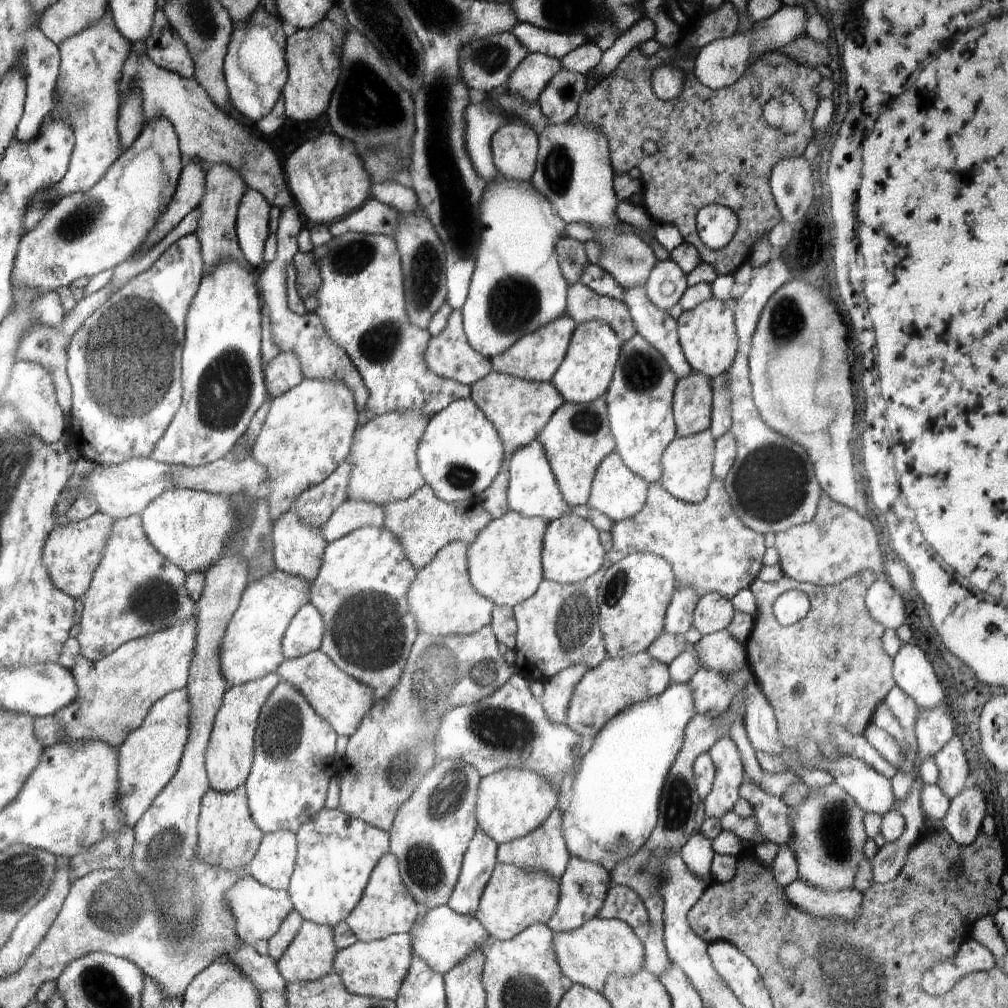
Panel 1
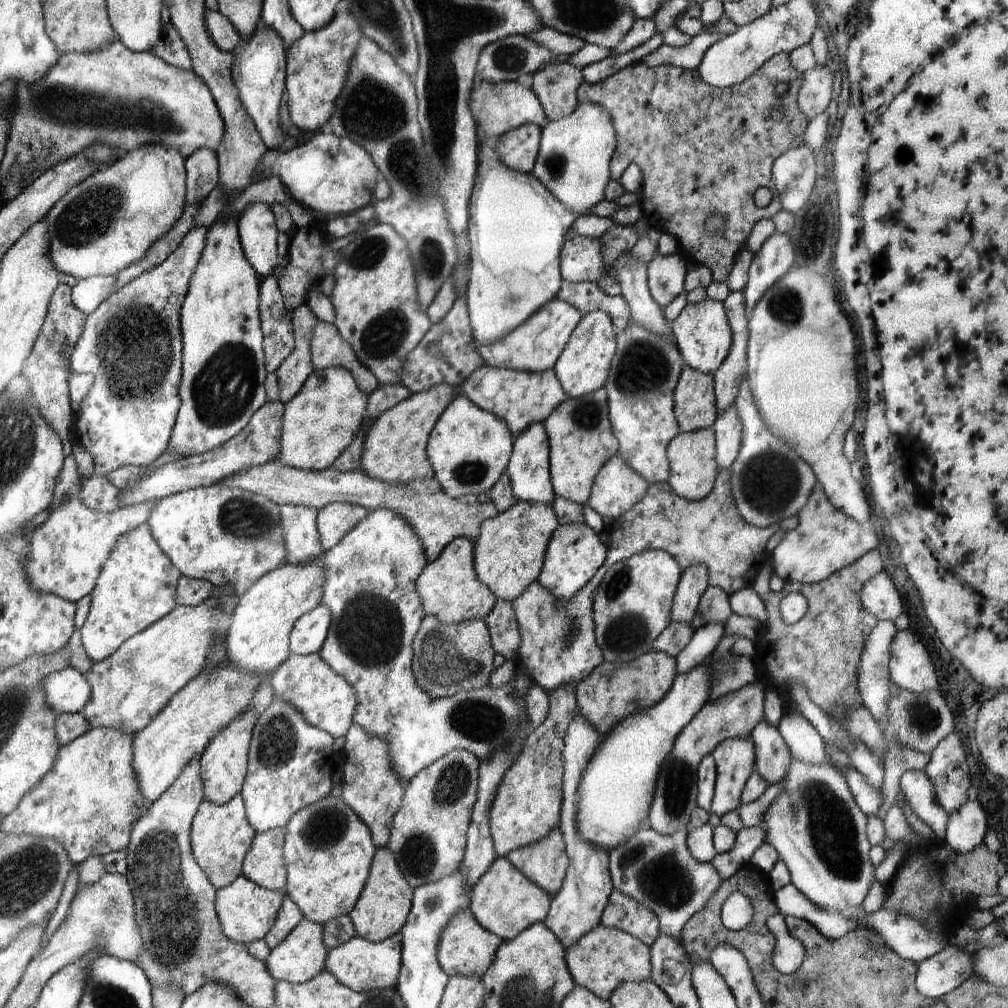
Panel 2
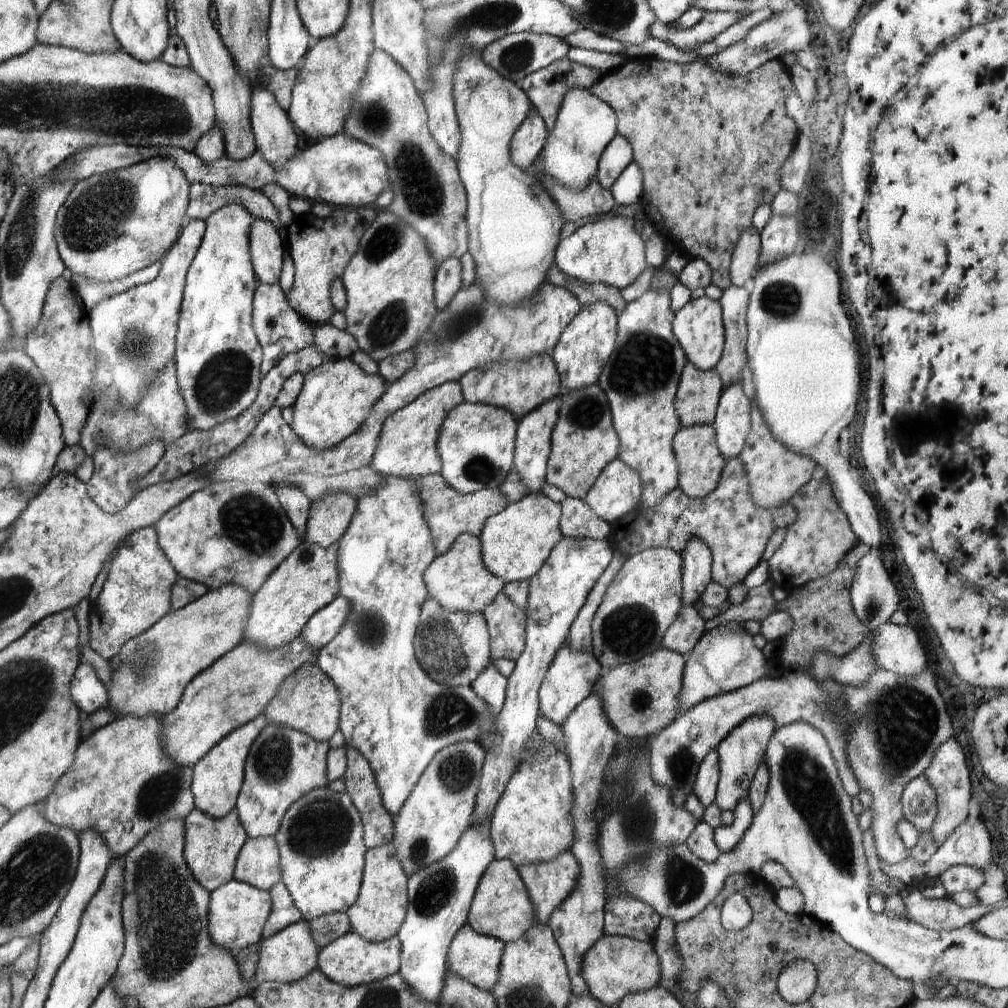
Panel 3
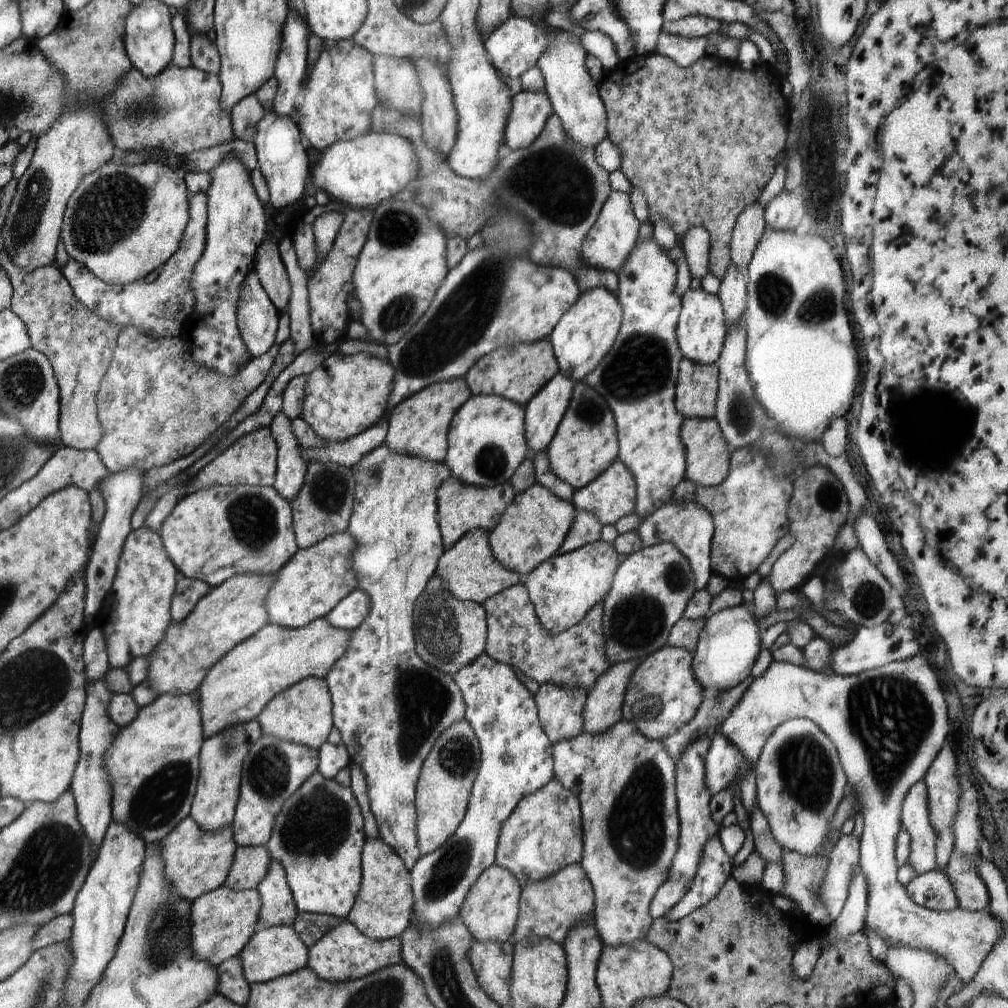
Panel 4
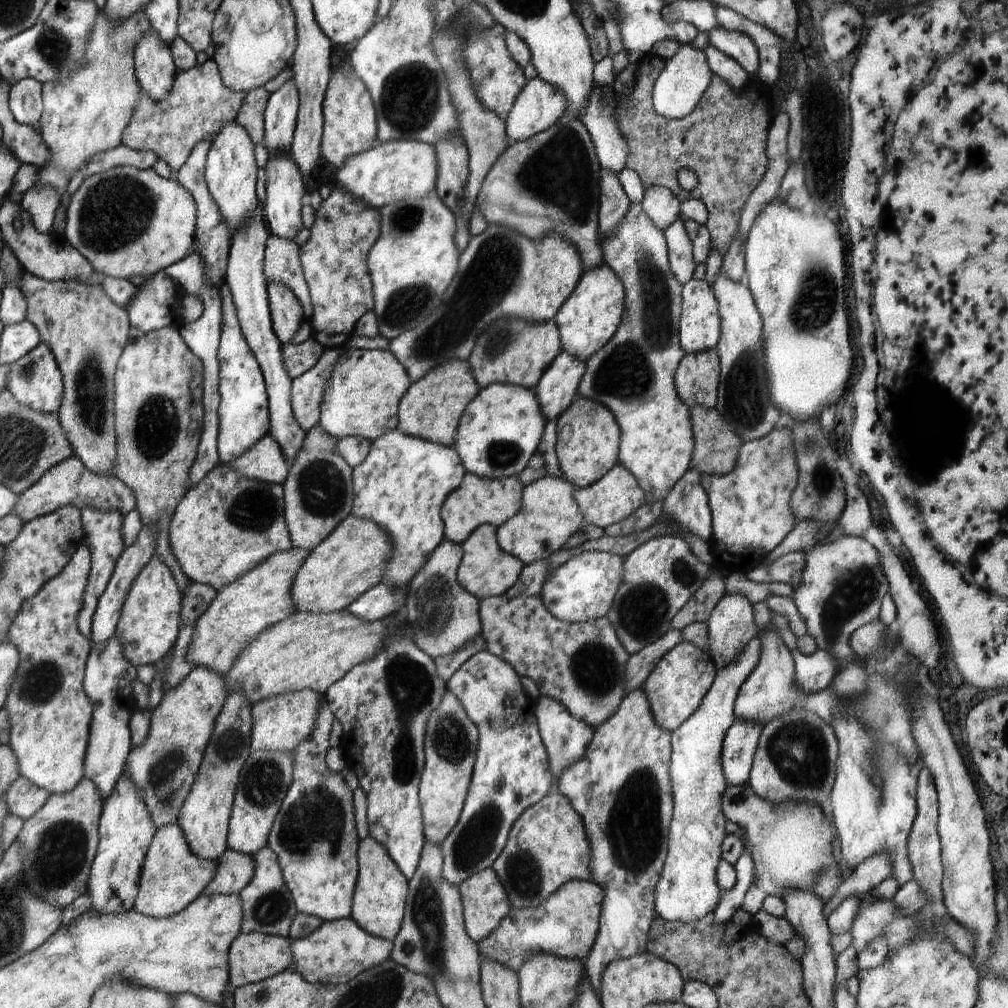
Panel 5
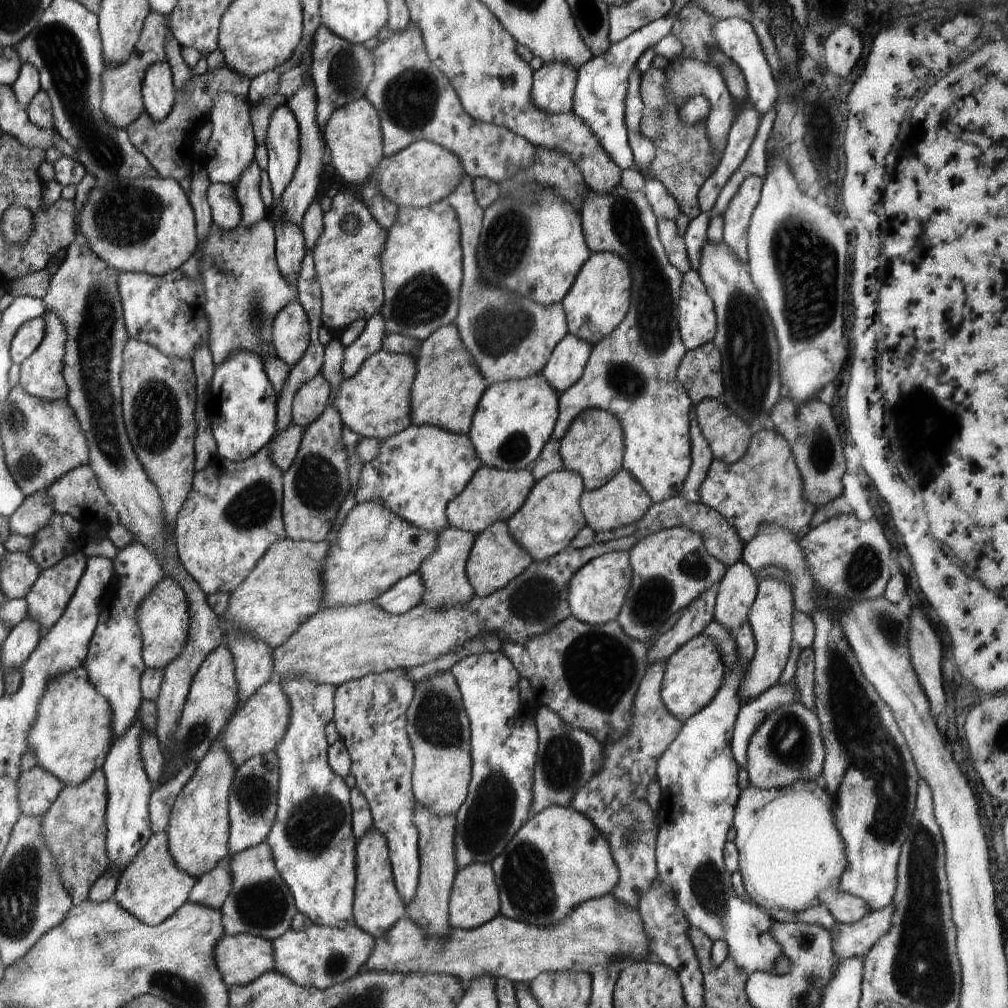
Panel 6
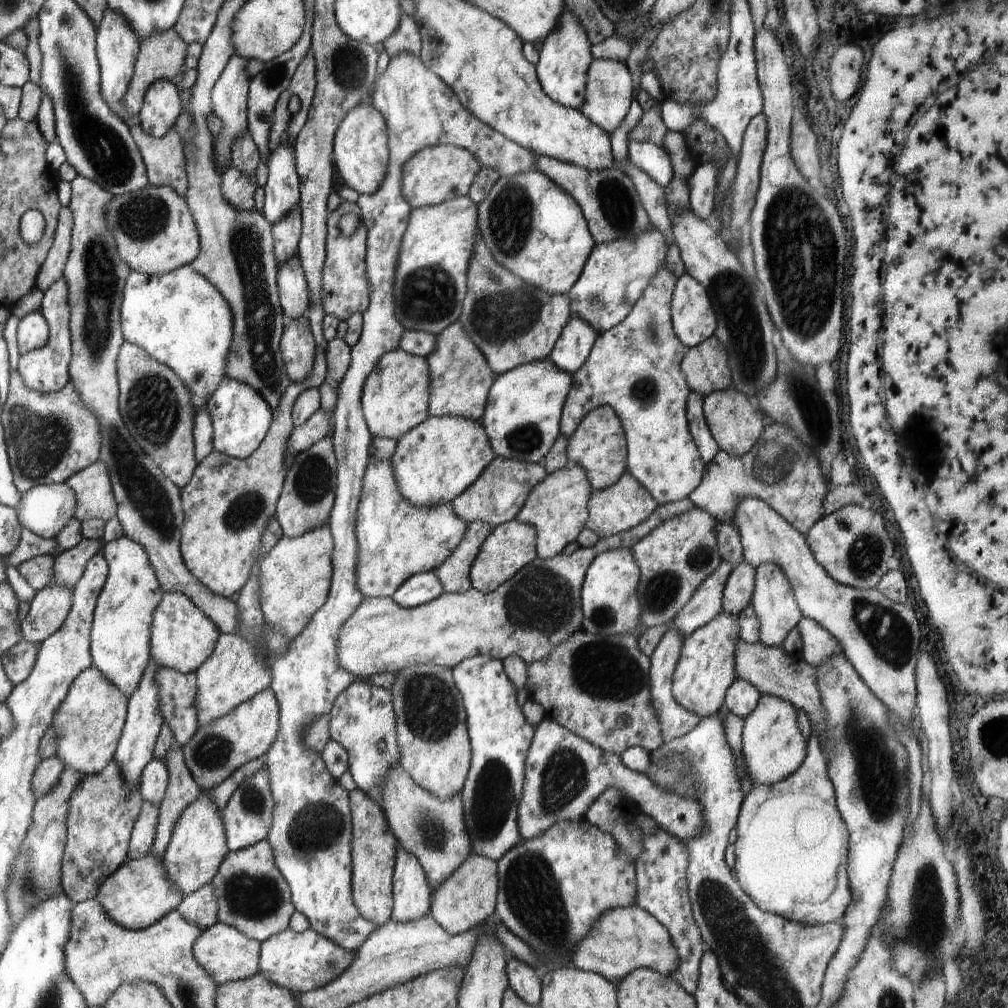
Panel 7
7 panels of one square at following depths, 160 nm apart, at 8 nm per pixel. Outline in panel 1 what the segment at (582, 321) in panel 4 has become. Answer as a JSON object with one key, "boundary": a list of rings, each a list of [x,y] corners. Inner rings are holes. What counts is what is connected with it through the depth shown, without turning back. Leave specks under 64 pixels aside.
{"boundary":[[[590,320],[577,324],[571,337],[568,351],[553,377],[553,384],[563,401],[590,403],[605,396],[620,358],[622,343],[614,330],[601,320]]]}

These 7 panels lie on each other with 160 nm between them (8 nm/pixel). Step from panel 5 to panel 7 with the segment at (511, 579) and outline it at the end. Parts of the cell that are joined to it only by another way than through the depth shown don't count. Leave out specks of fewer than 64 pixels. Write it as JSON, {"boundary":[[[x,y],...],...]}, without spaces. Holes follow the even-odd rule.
{"boundary":[[[512,520],[496,526],[484,542],[470,568],[471,587],[482,594],[492,593],[498,586],[507,582],[524,569],[536,554],[536,531],[528,524]]]}

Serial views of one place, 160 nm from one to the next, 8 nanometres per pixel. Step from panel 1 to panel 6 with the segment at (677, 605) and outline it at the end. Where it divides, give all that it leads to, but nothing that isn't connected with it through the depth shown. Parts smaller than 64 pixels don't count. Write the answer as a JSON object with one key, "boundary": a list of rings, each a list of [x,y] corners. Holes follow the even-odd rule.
{"boundary":[[[695,405],[691,406],[690,416],[691,467],[684,481],[682,496],[691,501],[698,501],[699,488],[701,482],[706,478],[713,459],[713,452],[701,433]]]}

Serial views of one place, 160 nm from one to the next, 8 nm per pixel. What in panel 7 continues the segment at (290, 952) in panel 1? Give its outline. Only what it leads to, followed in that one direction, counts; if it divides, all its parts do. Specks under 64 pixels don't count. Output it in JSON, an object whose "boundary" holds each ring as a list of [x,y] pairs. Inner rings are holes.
{"boundary":[[[215,923],[212,927],[205,929],[203,936],[196,942],[194,948],[195,958],[199,960],[200,966],[207,968],[212,980],[218,985],[224,982],[238,982],[251,978],[260,970],[260,950],[262,944],[244,936],[233,927],[223,923]]]}

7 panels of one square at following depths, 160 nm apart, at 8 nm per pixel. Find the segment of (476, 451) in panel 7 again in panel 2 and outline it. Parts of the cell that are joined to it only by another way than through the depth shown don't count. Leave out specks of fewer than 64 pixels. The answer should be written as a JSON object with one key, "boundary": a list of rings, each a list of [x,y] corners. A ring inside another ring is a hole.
{"boundary":[[[388,509],[370,510],[364,520],[360,520],[336,546],[324,553],[326,582],[321,604],[328,606],[332,622],[319,654],[332,671],[340,674],[356,692],[358,704],[352,716],[352,724],[364,728],[366,734],[388,742],[392,768],[396,770],[400,782],[406,785],[416,777],[420,769],[428,768],[452,750],[470,752],[479,762],[484,762],[487,758],[494,758],[496,752],[502,752],[504,748],[508,750],[514,736],[520,736],[518,752],[522,752],[528,738],[528,734],[522,734],[522,730],[518,730],[529,721],[525,705],[516,696],[513,680],[500,688],[486,686],[466,692],[460,690],[454,696],[438,700],[432,700],[428,694],[424,694],[424,690],[416,686],[412,674],[412,642],[425,618],[420,596],[416,592],[416,582],[428,564],[422,542],[412,526],[408,526],[404,518]]]}

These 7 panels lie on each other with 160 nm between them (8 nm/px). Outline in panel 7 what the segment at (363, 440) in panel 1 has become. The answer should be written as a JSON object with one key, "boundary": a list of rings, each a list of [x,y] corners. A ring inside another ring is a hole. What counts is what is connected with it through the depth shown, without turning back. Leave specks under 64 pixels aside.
{"boundary":[[[459,321],[436,335],[434,351],[426,356],[425,360],[430,375],[428,416],[460,416],[460,418],[480,422],[488,400],[488,390],[496,376],[490,370],[480,350],[468,338]]]}

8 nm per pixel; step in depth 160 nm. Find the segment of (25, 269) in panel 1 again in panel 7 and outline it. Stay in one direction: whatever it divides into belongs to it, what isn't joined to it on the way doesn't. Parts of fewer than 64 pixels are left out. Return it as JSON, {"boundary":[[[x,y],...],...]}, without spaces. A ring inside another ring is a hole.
{"boundary":[[[144,186],[143,190],[112,195],[107,228],[118,244],[119,256],[131,270],[162,276],[191,265],[199,257],[199,232],[187,200],[172,186]]]}

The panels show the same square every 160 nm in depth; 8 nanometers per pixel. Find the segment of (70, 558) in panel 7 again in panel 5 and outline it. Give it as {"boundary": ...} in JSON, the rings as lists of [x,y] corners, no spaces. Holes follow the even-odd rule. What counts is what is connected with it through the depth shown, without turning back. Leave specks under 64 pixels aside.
{"boundary":[[[85,538],[83,544],[78,548],[78,552],[74,554],[69,564],[62,570],[62,572],[44,584],[43,588],[40,589],[34,597],[30,598],[27,602],[24,602],[22,610],[18,612],[18,616],[14,618],[14,622],[12,622],[12,626],[10,626],[10,636],[8,637],[8,641],[13,642],[19,650],[19,666],[15,672],[14,682],[12,683],[12,686],[9,686],[8,698],[6,699],[4,706],[9,712],[9,721],[11,724],[8,745],[12,747],[13,753],[16,758],[19,759],[19,773],[24,775],[24,778],[27,778],[36,786],[49,790],[50,794],[70,793],[85,776],[84,759],[86,758],[88,743],[90,742],[91,720],[92,717],[94,717],[94,706],[91,700],[87,697],[87,693],[83,687],[87,658],[91,650],[91,642],[79,633],[78,616],[80,610],[82,610],[83,594],[86,590],[88,578],[90,576],[91,562],[90,547],[87,546],[87,538]]]}

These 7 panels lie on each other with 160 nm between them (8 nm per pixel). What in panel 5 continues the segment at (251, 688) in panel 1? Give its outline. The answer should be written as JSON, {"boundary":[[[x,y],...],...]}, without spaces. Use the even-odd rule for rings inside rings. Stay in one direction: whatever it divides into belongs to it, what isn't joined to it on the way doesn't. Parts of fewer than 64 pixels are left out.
{"boundary":[[[234,689],[231,695],[228,695],[215,720],[210,743],[203,754],[202,766],[176,822],[184,830],[190,850],[201,859],[216,861],[227,849],[229,820],[240,770],[252,751],[251,706],[251,700],[247,699],[240,689]]]}

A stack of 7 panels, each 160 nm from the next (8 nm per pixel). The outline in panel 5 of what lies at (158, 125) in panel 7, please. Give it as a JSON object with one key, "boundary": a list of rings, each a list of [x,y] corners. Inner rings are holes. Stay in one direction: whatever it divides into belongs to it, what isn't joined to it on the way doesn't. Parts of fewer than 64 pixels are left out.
{"boundary":[[[149,30],[135,50],[135,73],[142,92],[150,95],[152,100],[162,102],[168,98],[178,68],[171,47],[154,30]]]}

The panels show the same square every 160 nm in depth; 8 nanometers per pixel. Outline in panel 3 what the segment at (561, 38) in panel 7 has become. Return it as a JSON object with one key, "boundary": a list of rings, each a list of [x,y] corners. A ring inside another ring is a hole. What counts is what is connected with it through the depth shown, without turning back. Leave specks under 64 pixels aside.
{"boundary":[[[532,108],[532,112],[528,113],[513,134],[510,147],[511,161],[520,170],[528,170],[543,151],[548,135],[544,119]]]}

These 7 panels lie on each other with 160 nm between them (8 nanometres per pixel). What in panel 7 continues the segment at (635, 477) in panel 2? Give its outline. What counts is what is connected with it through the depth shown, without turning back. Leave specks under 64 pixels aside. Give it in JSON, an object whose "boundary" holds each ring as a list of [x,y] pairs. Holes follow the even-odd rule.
{"boundary":[[[625,471],[617,482],[603,490],[593,491],[588,502],[587,528],[590,528],[598,539],[624,533],[641,524],[656,510],[659,505],[644,488]]]}

